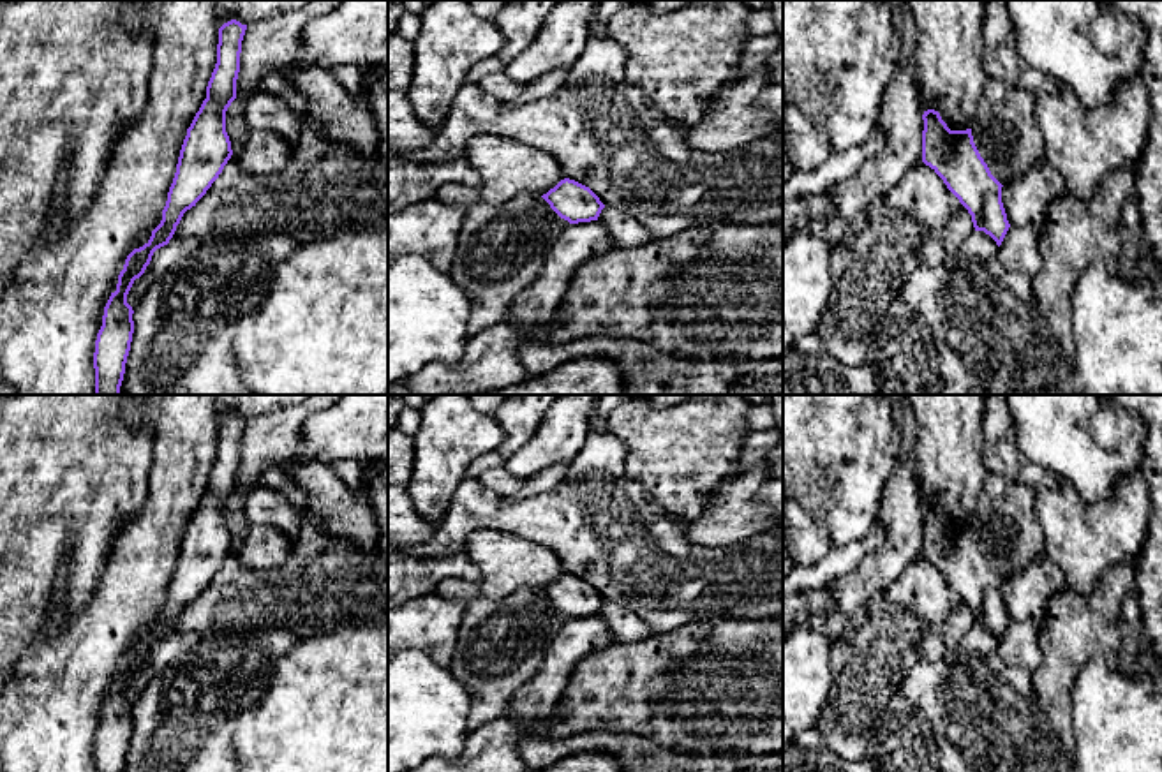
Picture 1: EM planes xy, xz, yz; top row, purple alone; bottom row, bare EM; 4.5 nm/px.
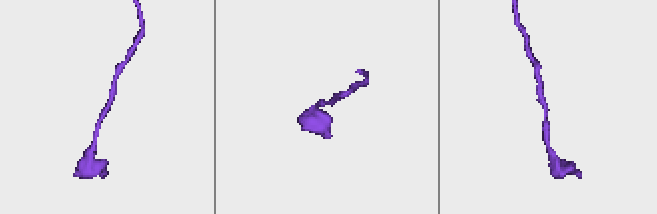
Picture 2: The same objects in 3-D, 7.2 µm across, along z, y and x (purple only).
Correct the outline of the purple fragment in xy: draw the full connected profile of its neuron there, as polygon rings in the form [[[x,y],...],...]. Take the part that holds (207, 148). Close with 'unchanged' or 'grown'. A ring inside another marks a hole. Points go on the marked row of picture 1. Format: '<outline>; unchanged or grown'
[[[236,19],[219,28],[217,63],[206,86],[206,99],[187,129],[162,220],[150,240],[127,256],[116,291],[104,307],[93,353],[93,395],[120,395],[134,333],[134,310],[127,303],[127,294],[134,280],[145,273],[153,252],[169,243],[183,213],[206,194],[233,155],[226,132],[226,111],[236,99],[245,30],[247,25]]]; unchanged

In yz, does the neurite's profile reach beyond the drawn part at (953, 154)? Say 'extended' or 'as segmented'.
as segmented

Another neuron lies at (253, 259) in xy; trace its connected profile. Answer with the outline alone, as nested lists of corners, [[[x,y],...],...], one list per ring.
[[[284,234],[233,236],[201,245],[180,264],[164,271],[134,308],[134,333],[120,395],[254,395],[243,384],[233,353],[236,323],[259,305],[277,264],[296,247],[298,241]]]

